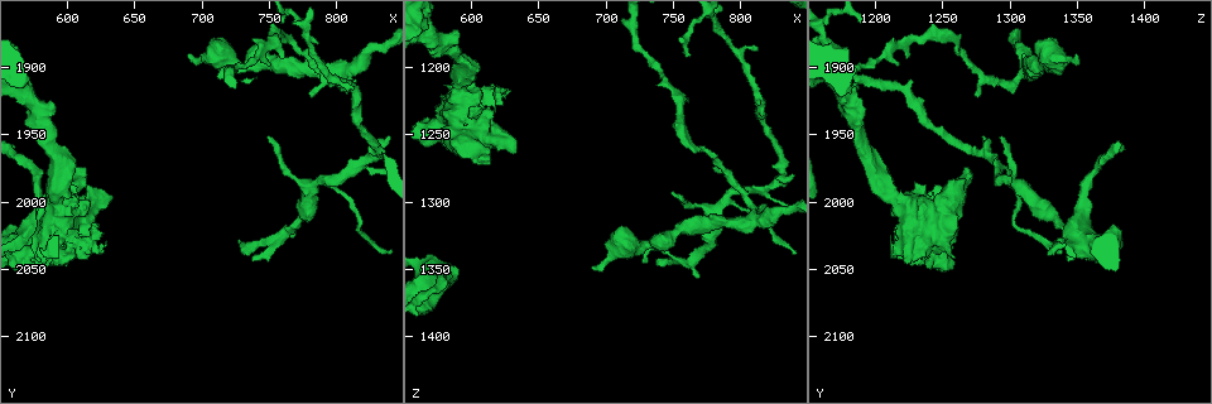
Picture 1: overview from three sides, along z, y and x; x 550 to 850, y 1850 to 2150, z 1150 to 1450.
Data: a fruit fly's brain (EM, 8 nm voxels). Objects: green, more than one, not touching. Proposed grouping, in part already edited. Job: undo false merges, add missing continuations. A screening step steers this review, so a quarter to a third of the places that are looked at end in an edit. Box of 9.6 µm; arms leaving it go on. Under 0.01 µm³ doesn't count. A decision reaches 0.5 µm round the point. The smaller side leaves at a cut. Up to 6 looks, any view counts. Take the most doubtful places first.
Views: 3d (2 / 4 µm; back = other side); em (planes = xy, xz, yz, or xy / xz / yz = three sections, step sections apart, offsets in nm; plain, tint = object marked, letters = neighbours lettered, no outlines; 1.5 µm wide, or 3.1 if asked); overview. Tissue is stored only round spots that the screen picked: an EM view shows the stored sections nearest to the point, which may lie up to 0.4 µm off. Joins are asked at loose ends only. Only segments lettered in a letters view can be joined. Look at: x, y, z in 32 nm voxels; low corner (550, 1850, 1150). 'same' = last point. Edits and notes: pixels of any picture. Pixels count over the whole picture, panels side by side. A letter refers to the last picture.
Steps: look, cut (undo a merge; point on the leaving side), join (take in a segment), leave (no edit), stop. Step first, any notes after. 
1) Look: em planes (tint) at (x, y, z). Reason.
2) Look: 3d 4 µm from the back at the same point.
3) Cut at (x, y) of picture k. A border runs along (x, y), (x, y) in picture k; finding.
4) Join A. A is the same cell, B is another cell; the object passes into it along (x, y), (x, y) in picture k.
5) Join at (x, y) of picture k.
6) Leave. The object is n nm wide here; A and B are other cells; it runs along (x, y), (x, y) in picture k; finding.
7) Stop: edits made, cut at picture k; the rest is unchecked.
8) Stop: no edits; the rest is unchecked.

Look: em yz step 8 (tint) at (610, 1974, 1270). Branch stops here.

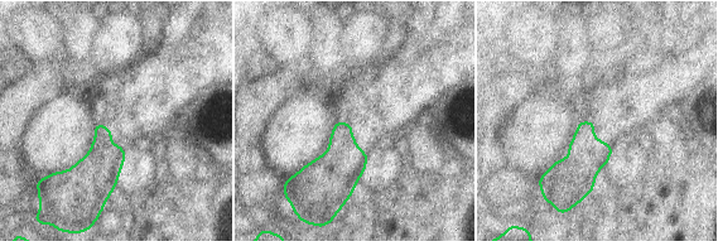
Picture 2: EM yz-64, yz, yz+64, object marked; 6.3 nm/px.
Look: em xz step 8 (letters) at the same point.

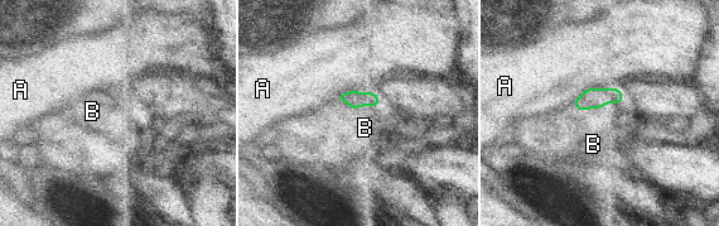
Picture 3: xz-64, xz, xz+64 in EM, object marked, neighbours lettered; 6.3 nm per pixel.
Join B. The longest contact is with A, 320 nm; B is the same cell, A is another cell; the object passes into it along (356, 100), (358, 107), (365, 128) in picture 3; the neuron continues.

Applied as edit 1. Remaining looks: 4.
Look: 3d 2 µm at (748, 1952, 1294). An open end.

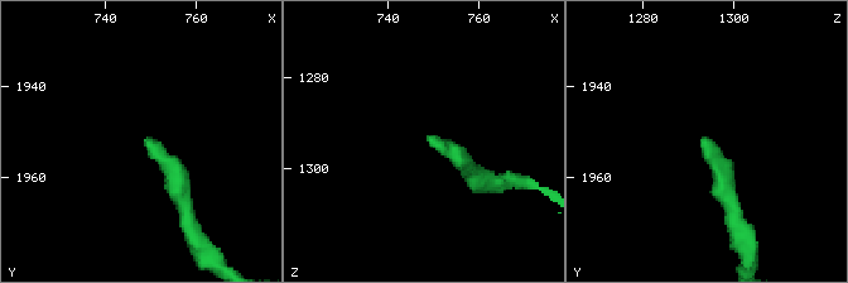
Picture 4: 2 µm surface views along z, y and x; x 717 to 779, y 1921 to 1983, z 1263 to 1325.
Look: em planes (plain) at (749, 1951, 1293).

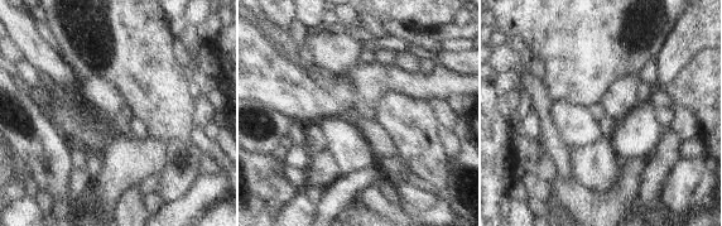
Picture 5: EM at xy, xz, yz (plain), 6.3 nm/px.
Look: em planes (letters) at the same point.

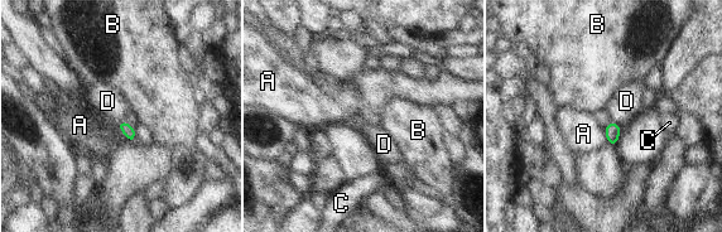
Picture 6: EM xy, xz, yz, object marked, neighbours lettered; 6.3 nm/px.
Leave. A, B, C and D are other cells; a border runs along (123, 119), (118, 126) in picture 6; no lettered segment goes on from it.

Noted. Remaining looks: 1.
Stop: edits made, join at picture 3; the rest is unchecked.

